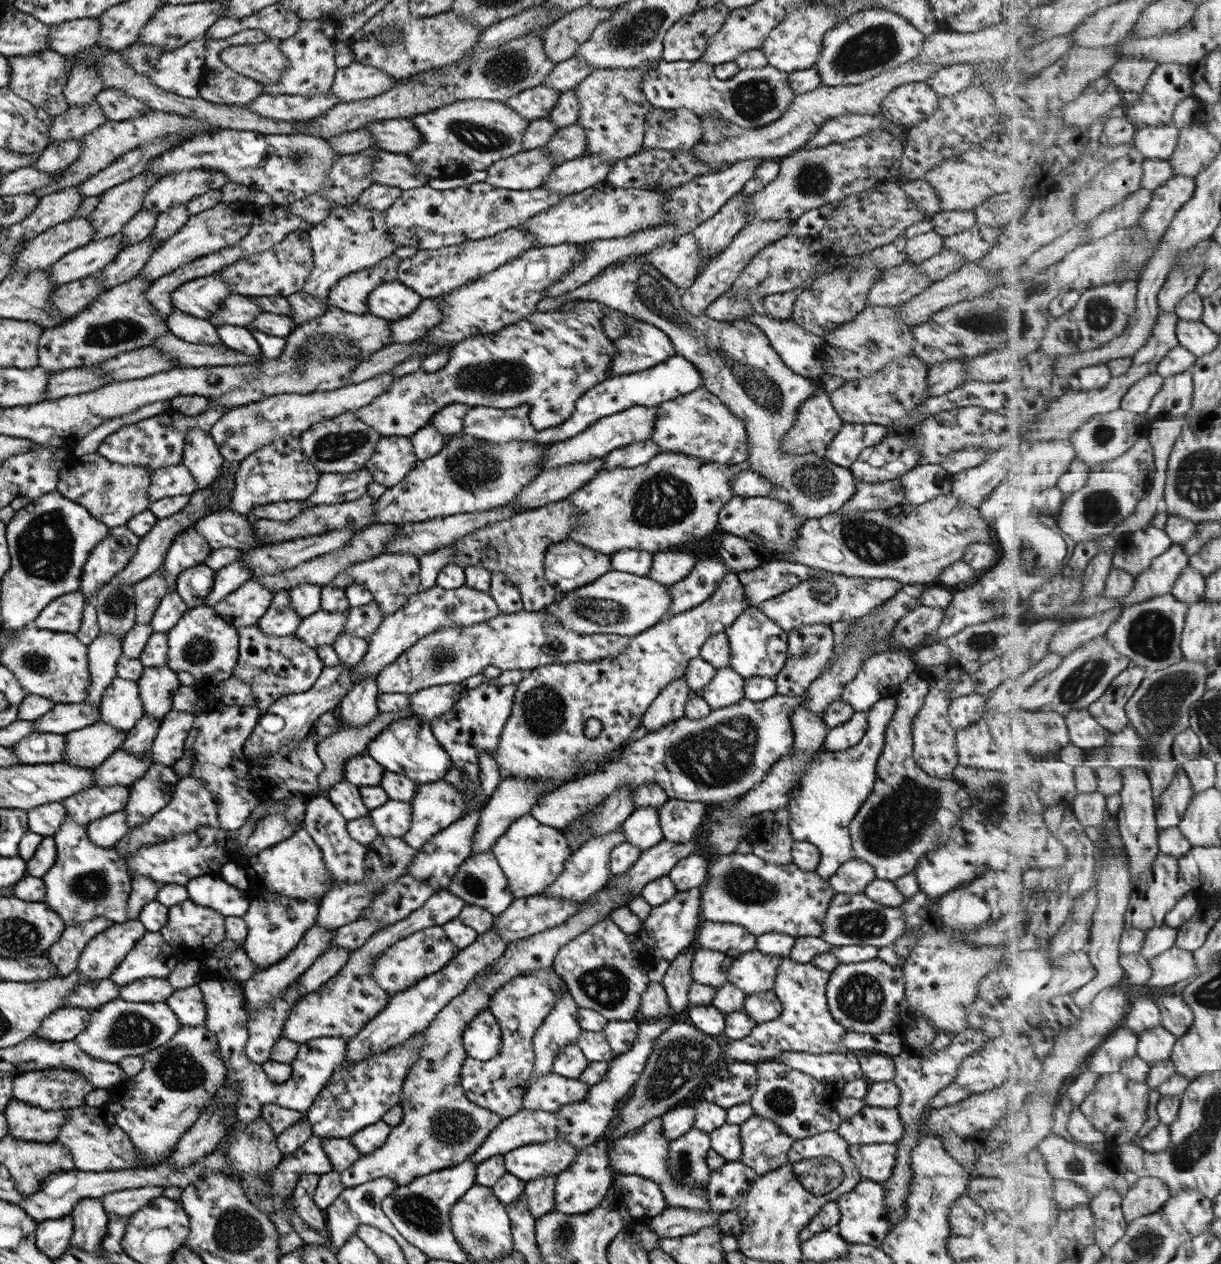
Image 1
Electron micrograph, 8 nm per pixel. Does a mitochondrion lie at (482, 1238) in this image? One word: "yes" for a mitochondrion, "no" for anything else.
yes

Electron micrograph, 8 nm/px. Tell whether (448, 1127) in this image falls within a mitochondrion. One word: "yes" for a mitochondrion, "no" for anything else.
yes

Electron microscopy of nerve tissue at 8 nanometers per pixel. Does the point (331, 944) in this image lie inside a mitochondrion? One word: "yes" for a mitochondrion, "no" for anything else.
no

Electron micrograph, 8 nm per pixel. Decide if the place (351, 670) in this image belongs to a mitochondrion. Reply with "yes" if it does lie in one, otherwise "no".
no

